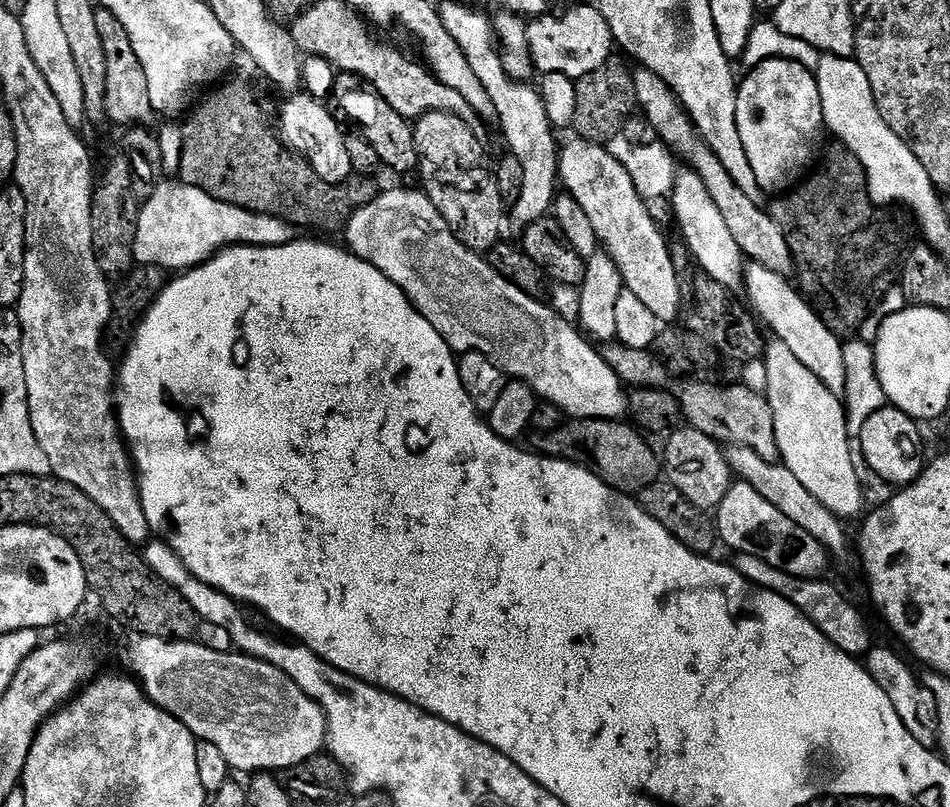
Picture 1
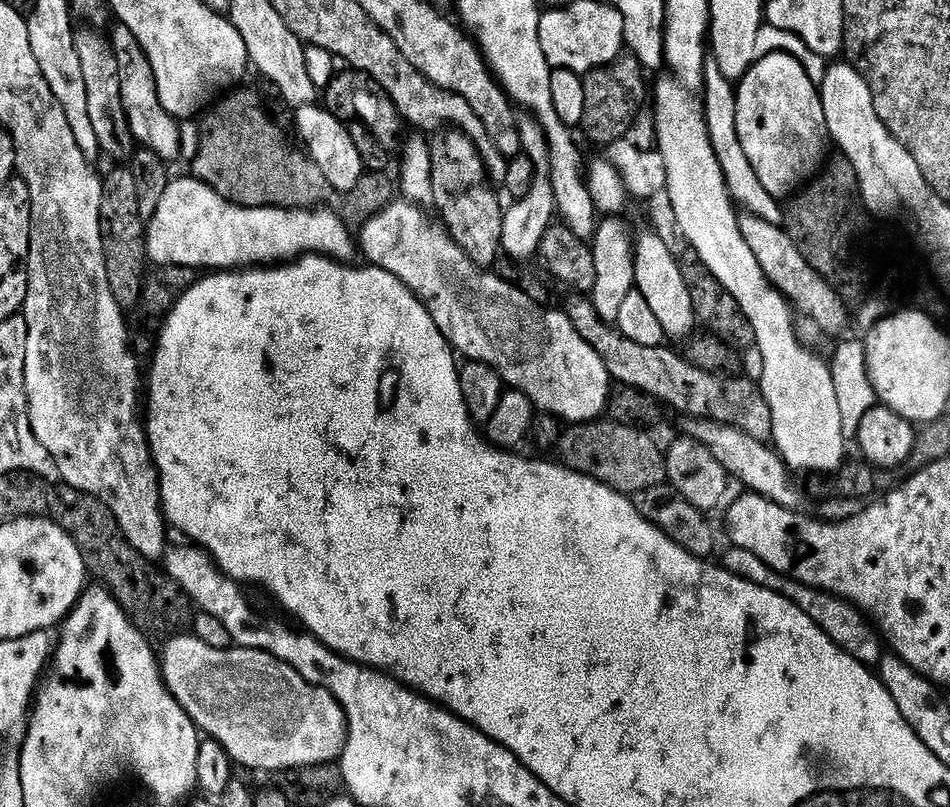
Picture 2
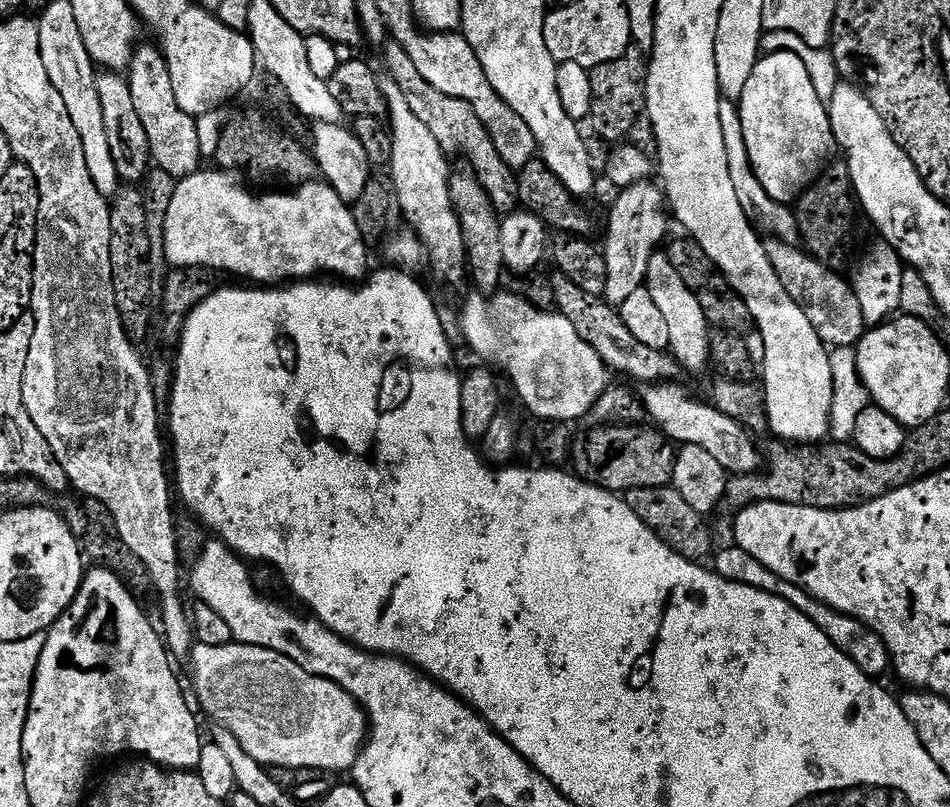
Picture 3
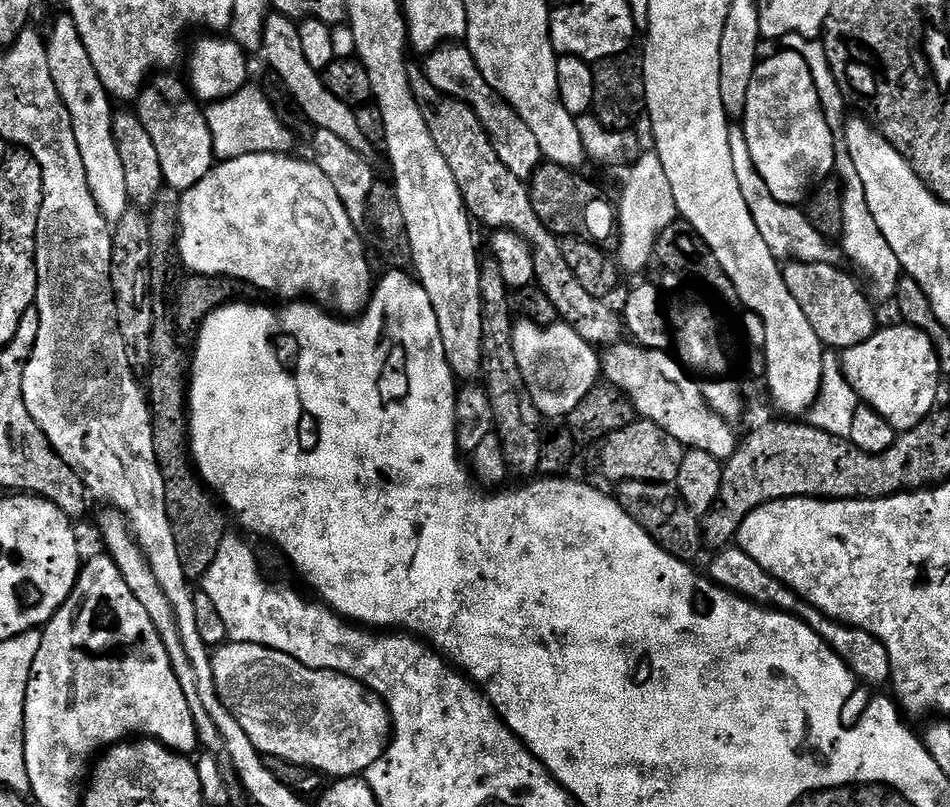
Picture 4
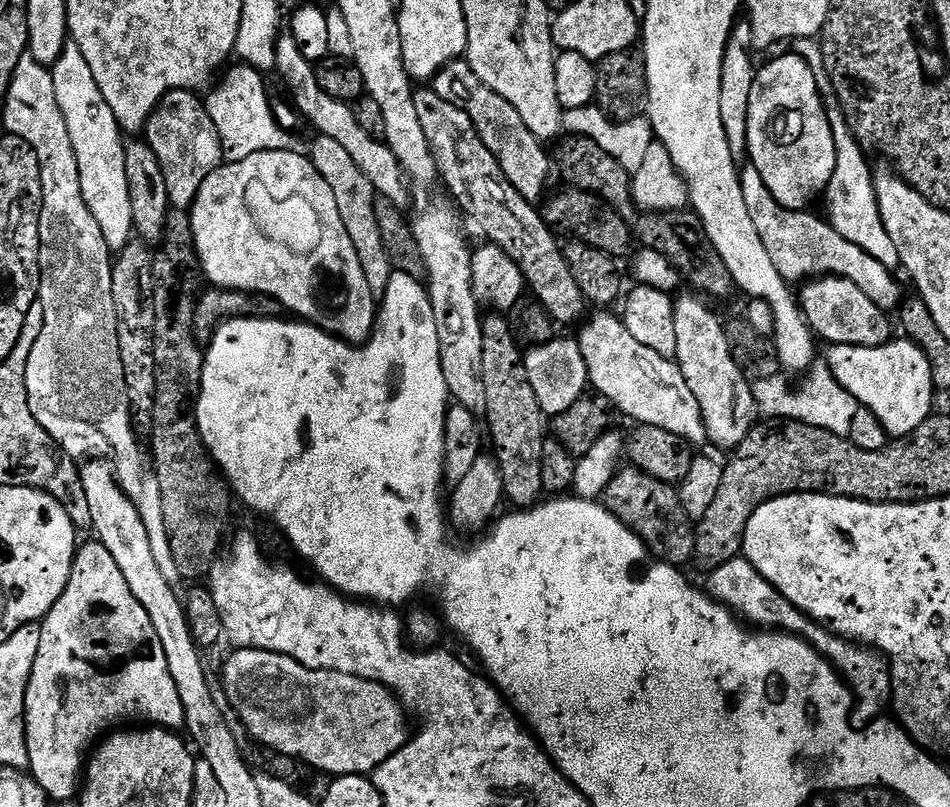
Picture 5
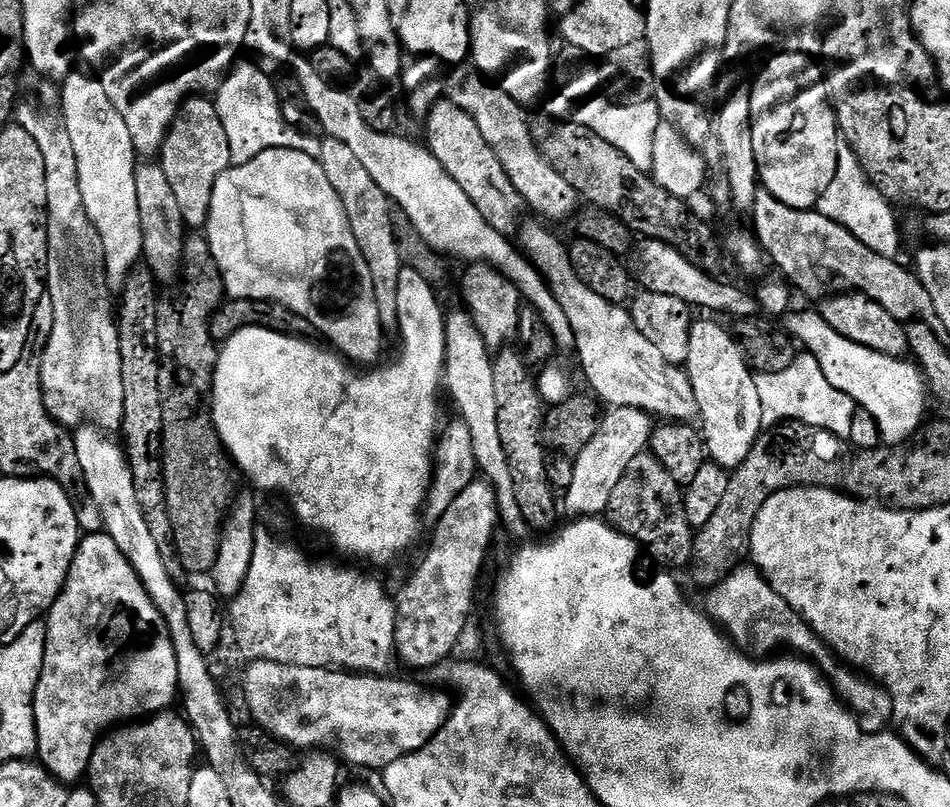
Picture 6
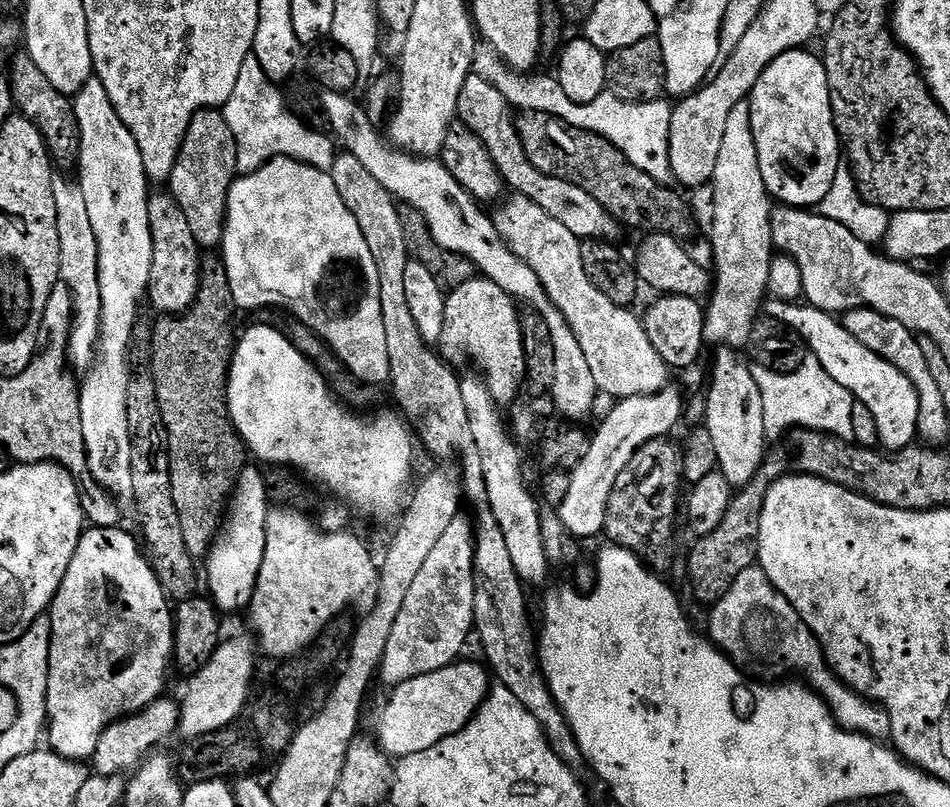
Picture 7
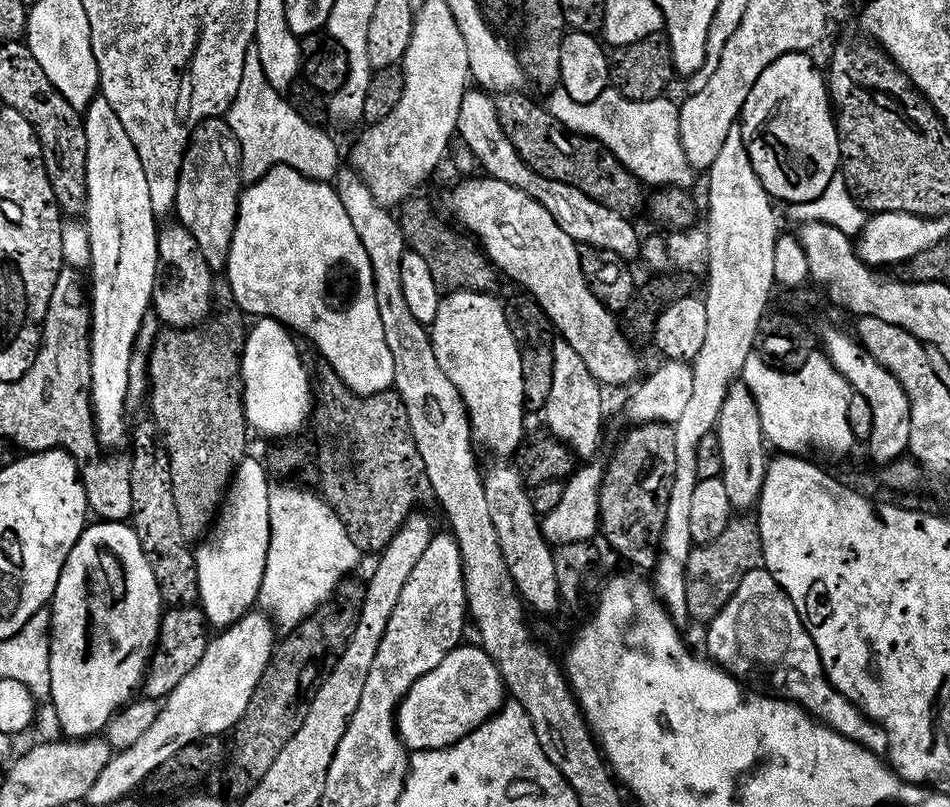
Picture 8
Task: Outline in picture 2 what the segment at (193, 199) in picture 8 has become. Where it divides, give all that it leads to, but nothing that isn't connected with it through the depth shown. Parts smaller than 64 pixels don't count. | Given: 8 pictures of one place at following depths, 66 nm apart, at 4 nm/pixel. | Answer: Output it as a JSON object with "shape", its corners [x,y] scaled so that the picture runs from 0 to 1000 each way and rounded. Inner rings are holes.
{"shape":[[[123,29],[122,36],[116,42],[118,63],[122,66],[122,76],[126,83],[126,102],[128,107],[128,126],[133,136],[135,155],[144,180],[156,183],[162,191],[166,191],[175,201],[189,188],[189,159],[185,145],[176,139],[166,121],[166,112],[162,102],[162,87],[141,42],[132,30]]]}

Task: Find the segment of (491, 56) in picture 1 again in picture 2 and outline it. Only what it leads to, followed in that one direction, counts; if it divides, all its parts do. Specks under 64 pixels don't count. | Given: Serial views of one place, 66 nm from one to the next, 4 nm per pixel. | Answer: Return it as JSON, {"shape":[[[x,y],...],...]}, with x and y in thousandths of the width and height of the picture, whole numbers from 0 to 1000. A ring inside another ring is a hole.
{"shape":[[[548,147],[547,181],[551,192],[557,193],[560,198],[562,217],[558,235],[548,248],[536,252],[531,258],[528,270],[528,312],[534,321],[540,325],[556,325],[559,317],[563,318],[568,310],[571,290],[583,275],[586,266],[585,247],[583,245],[583,230],[581,222],[577,219],[577,172],[573,170],[573,162],[568,160],[563,147]]]}

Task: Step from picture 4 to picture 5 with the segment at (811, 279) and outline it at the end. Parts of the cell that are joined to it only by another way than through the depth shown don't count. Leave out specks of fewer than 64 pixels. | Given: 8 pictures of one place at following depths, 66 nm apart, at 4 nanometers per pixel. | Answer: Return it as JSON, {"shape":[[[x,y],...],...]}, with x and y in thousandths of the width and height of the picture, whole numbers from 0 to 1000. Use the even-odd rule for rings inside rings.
{"shape":[[[865,342],[849,348],[843,357],[846,358],[840,362],[842,384],[846,389],[846,395],[851,398],[852,406],[864,423],[868,421],[868,428],[889,426],[891,429],[923,431],[924,428],[934,426],[940,420],[939,401],[935,398],[936,388],[920,374],[916,374],[916,369],[912,369],[912,364],[907,364],[907,359],[899,354],[899,349],[886,347],[883,342]]]}

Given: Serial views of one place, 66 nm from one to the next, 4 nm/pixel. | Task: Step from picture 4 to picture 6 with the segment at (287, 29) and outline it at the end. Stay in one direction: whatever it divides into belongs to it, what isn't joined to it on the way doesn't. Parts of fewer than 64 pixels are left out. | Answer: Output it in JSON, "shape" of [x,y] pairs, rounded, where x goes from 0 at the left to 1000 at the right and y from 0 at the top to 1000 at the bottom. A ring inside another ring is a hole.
{"shape":[[[320,72],[313,77],[312,94],[316,98],[316,109],[320,113],[320,124],[325,136],[341,157],[340,167],[362,177],[377,195],[377,201],[385,206],[389,221],[398,226],[400,234],[416,257],[425,261],[440,290],[444,290],[444,295],[458,312],[473,318],[485,317],[497,327],[514,327],[517,332],[523,332],[573,395],[586,432],[605,432],[604,404],[600,404],[600,394],[596,394],[596,384],[592,384],[576,347],[561,331],[551,311],[542,301],[538,302],[540,299],[536,294],[520,285],[516,275],[503,265],[503,259],[499,250],[495,250],[495,245],[491,245],[486,230],[482,230],[482,226],[478,226],[469,211],[465,211],[465,201],[461,201],[461,196],[457,196],[457,191],[445,177],[437,178],[413,164],[389,161],[389,156],[385,156],[385,146],[381,146],[379,124],[371,120],[369,113],[344,104],[335,87],[331,87],[327,73]]]}

